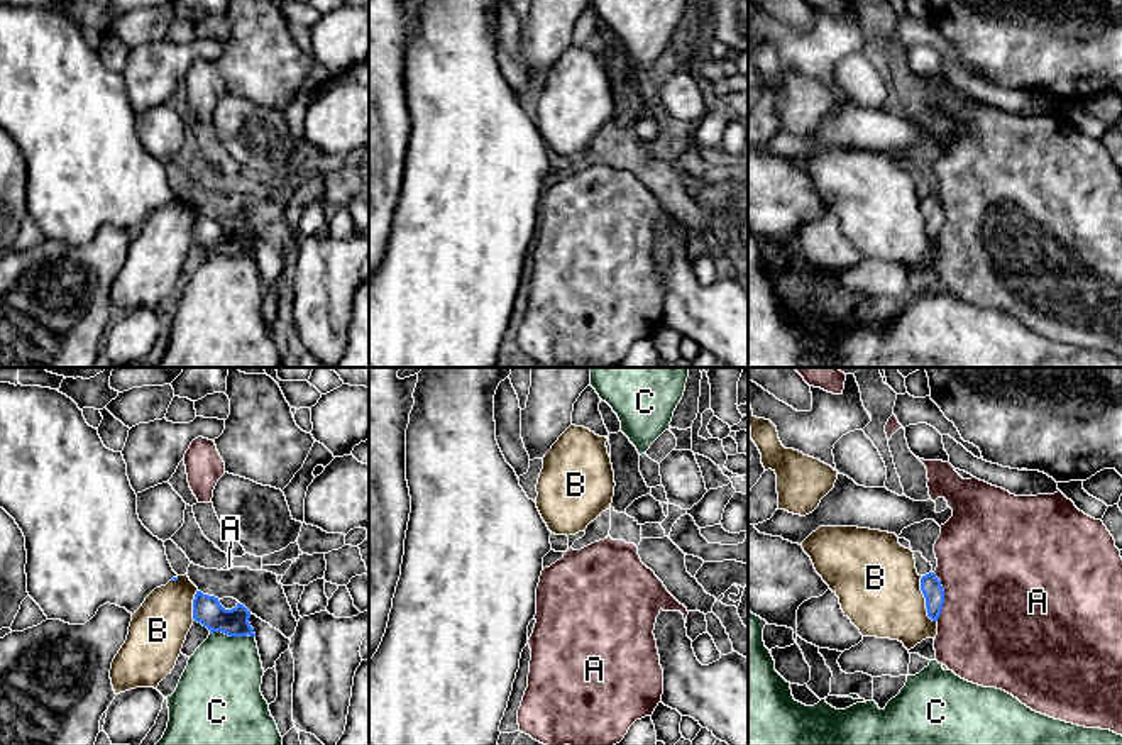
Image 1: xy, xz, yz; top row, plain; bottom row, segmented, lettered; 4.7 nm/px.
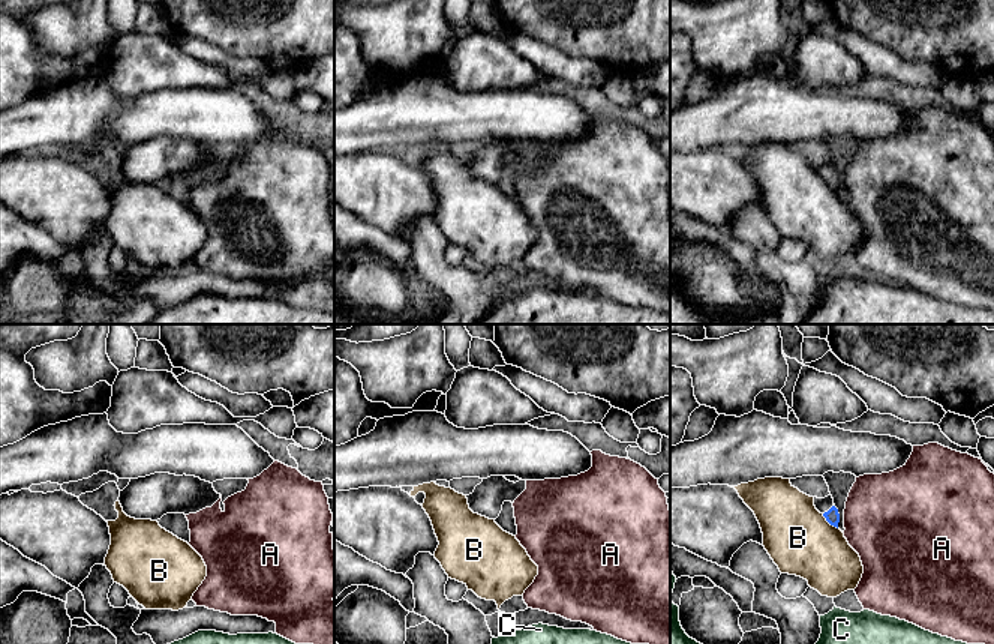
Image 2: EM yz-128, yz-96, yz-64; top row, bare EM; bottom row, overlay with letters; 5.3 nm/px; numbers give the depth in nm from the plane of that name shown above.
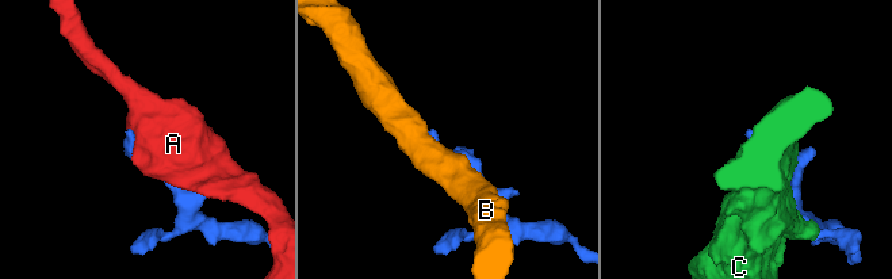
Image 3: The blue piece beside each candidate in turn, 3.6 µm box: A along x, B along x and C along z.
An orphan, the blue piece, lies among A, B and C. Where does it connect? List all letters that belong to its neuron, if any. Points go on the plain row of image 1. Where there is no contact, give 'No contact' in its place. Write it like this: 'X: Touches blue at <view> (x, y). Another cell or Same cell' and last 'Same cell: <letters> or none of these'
A: Touches blue at yz (943, 217). Another cell
B: Touches blue at yz (926, 220). Another cell
C: Touches blue at xy (232, 256). Another cell
Same cell: none of these

